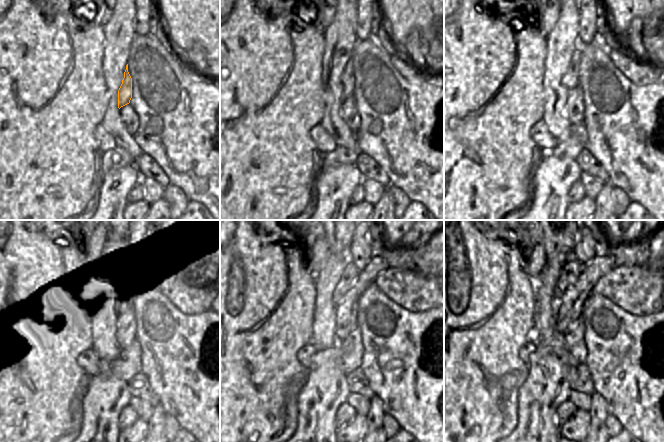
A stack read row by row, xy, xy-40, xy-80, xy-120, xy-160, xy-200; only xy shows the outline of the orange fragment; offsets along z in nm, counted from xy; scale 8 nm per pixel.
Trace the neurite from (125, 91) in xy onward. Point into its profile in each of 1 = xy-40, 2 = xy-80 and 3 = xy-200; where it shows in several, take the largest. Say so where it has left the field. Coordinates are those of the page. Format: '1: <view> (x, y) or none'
1: xy-40 (348, 81)
2: xy-80 (570, 80)
3: xy-200 (571, 270)

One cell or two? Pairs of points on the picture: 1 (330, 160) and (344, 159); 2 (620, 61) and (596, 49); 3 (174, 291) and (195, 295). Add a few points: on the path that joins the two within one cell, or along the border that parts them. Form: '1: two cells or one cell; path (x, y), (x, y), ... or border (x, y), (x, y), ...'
1: one cell; path (333, 159), (341, 159)
2: two cells; border (607, 49), (613, 65), (623, 75)
3: one cell; path (179, 291), (184, 291), (190, 295)

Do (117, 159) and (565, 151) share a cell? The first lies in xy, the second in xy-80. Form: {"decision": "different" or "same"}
{"decision": "same"}

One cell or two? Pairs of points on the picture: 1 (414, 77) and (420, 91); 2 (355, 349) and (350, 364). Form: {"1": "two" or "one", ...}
{"1": "two", "2": "one"}

